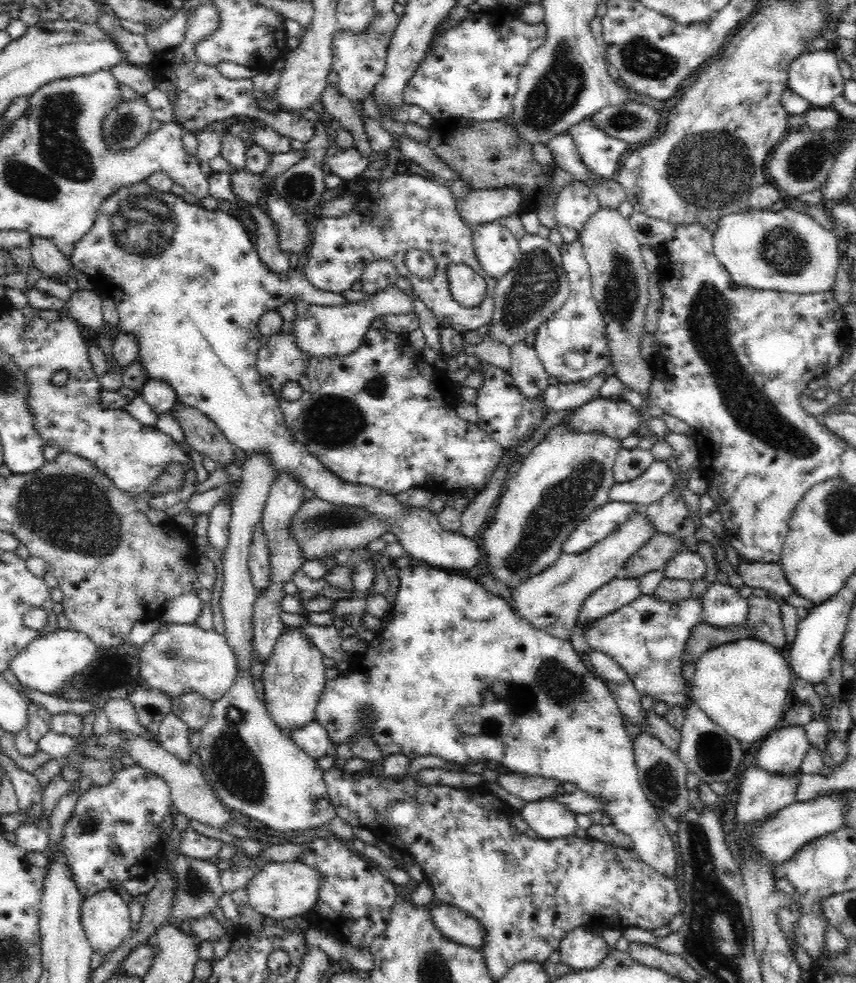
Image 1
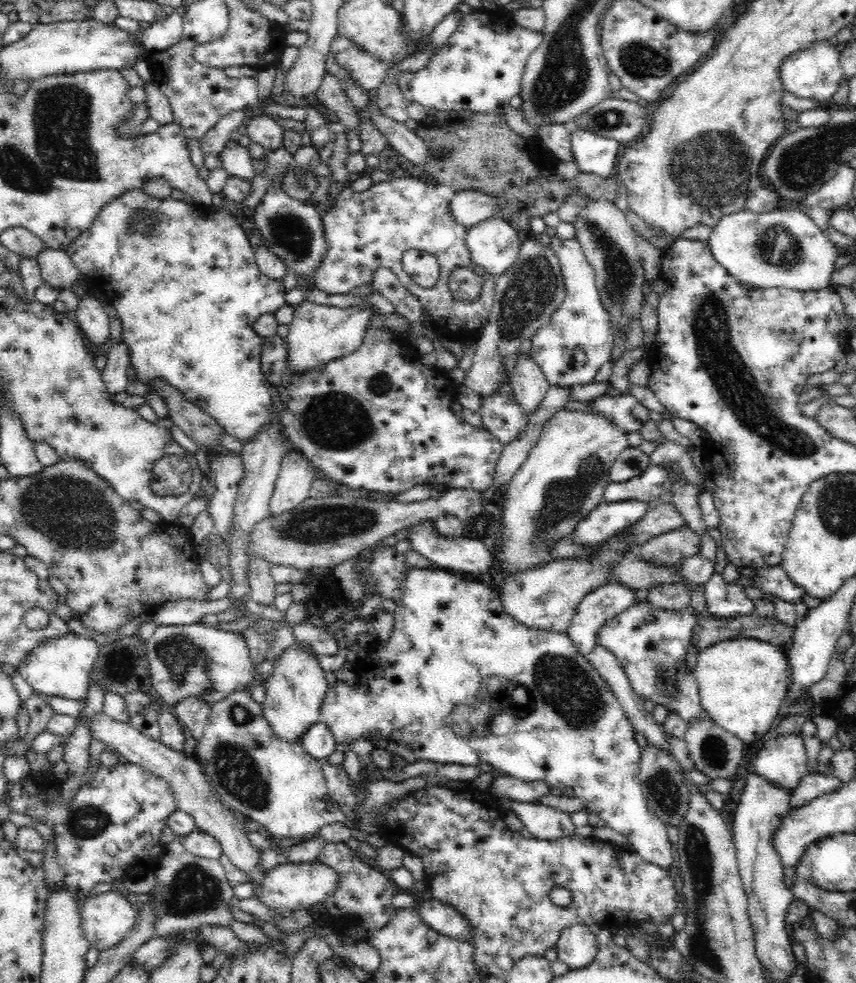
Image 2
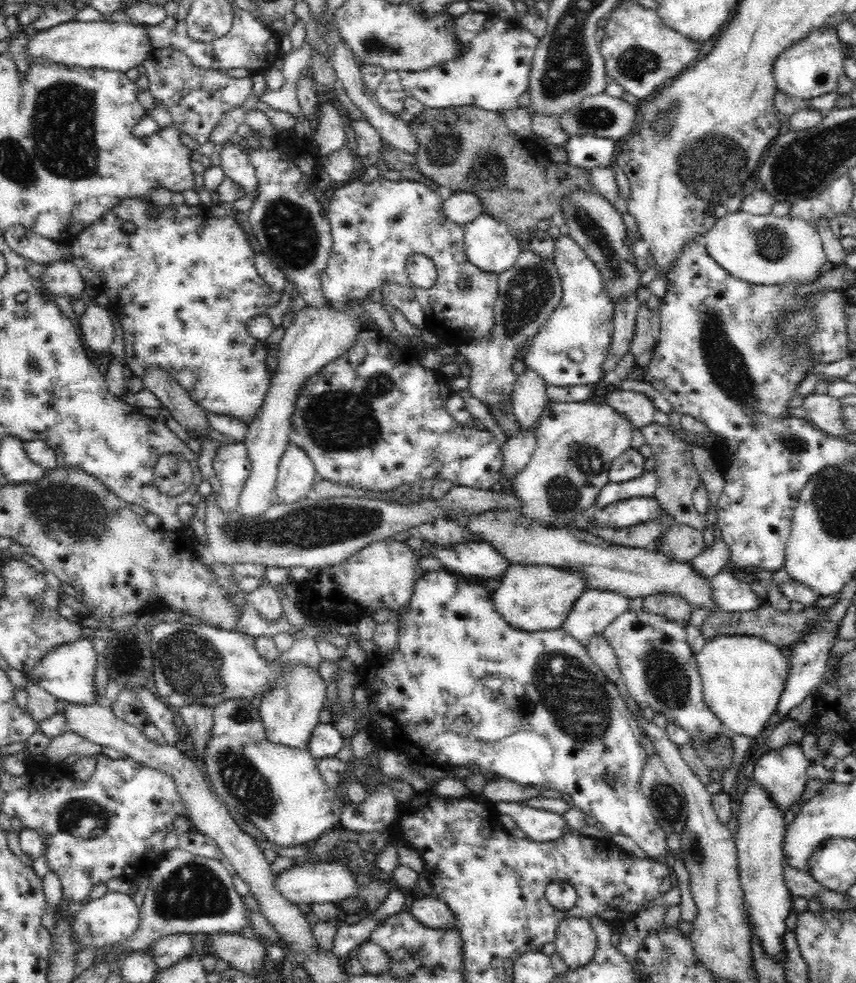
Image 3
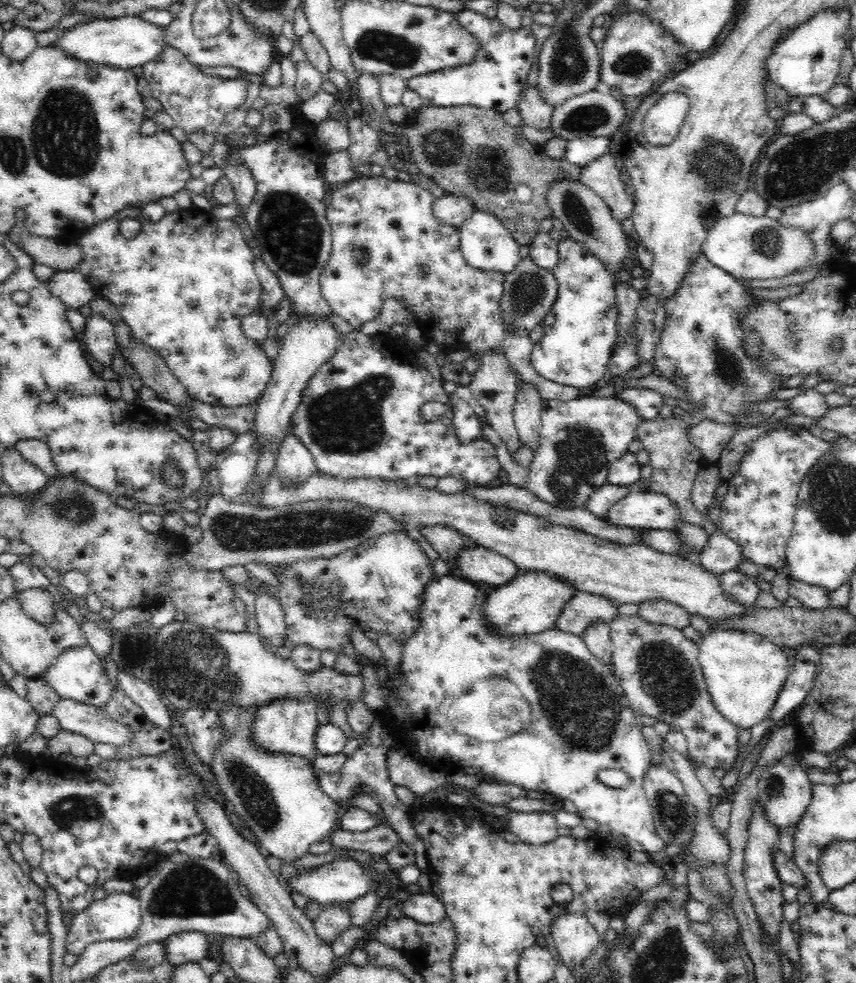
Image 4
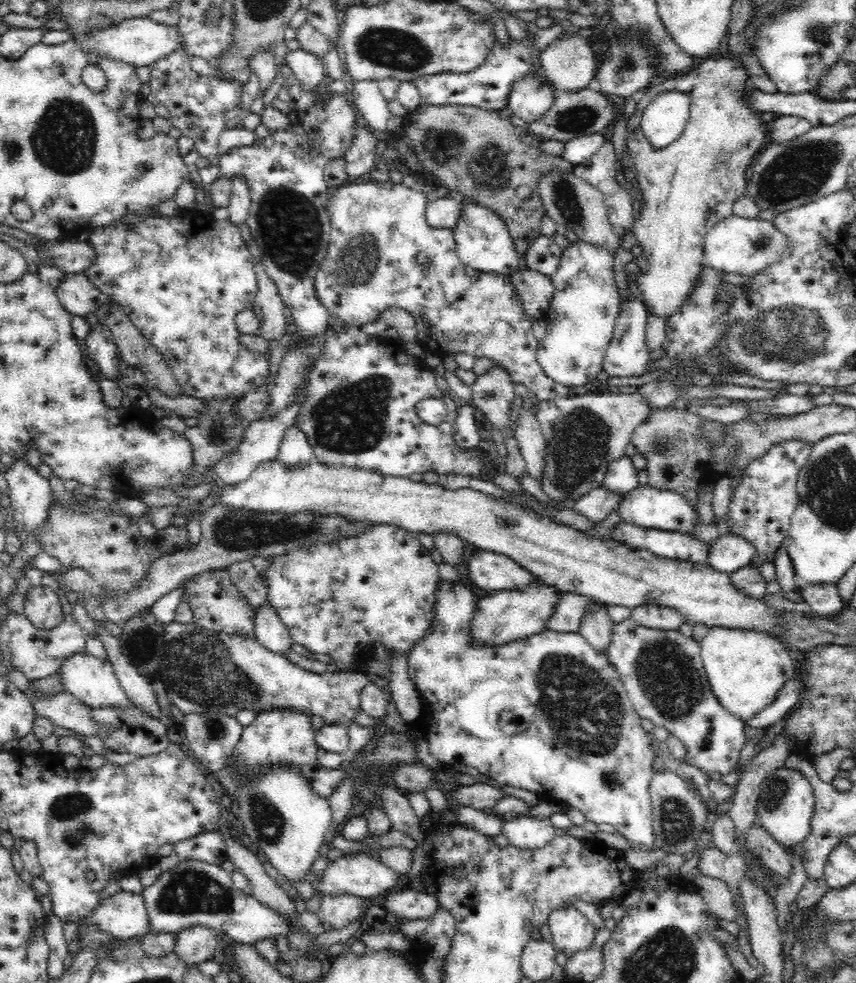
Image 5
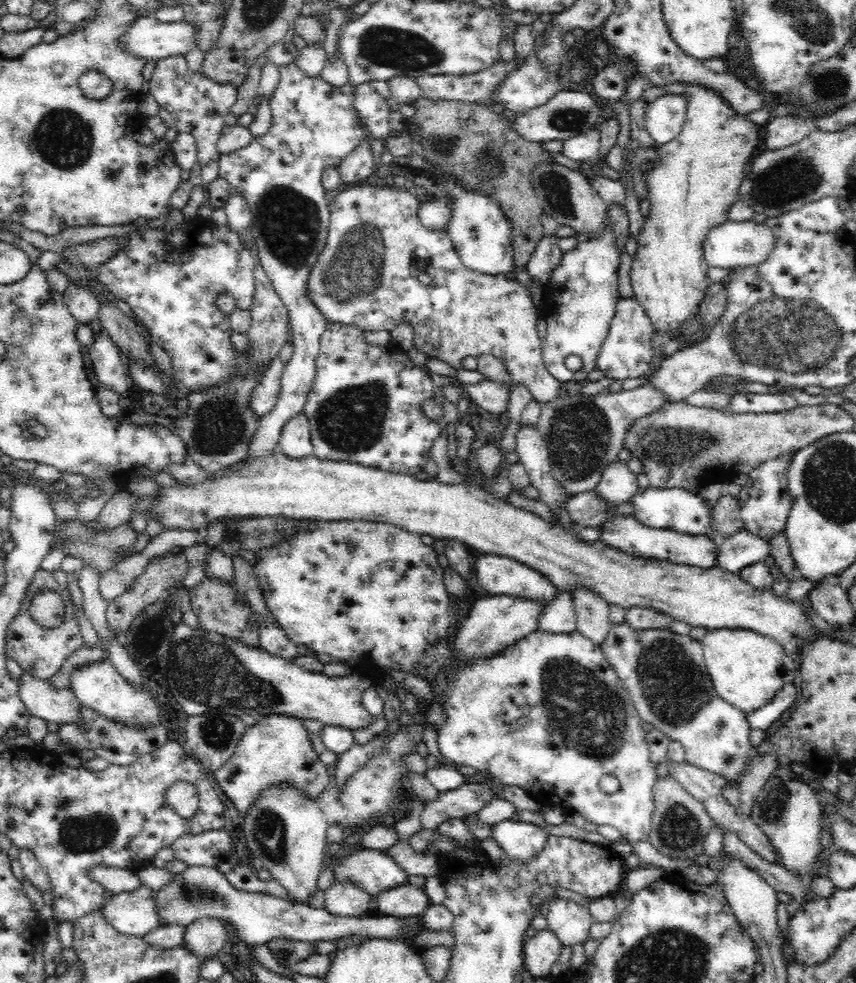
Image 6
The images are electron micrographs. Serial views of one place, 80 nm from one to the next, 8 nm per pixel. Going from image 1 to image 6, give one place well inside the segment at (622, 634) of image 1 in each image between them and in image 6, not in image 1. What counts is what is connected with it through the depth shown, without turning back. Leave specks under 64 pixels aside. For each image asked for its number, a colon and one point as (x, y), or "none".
2: (651, 644)
3: (657, 664)
4: (658, 668)
5: (662, 672)
6: (664, 673)

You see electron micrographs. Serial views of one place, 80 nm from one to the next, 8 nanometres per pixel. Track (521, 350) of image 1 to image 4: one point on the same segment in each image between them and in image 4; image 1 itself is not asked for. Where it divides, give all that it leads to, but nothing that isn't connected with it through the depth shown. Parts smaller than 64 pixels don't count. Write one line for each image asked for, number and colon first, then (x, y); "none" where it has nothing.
2: (529, 383)
3: (528, 399)
4: (527, 409)

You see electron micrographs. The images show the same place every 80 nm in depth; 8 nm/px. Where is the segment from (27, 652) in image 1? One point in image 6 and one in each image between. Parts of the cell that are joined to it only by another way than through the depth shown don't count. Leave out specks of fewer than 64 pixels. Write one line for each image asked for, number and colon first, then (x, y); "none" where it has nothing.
2: (60, 667)
3: (67, 672)
4: (77, 674)
5: (93, 681)
6: (97, 685)

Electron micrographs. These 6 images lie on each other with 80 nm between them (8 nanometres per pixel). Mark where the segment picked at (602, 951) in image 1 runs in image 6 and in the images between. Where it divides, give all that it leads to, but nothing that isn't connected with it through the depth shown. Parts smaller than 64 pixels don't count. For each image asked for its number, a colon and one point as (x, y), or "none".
2: (577, 947)
3: (575, 941)
4: (575, 938)
5: (572, 932)
6: (570, 923)

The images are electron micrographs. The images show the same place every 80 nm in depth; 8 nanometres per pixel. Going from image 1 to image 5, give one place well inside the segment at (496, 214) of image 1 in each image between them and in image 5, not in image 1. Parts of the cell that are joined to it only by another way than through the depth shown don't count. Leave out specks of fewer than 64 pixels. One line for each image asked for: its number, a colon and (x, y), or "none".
2: (468, 207)
3: (462, 207)
4: (450, 209)
5: (444, 212)

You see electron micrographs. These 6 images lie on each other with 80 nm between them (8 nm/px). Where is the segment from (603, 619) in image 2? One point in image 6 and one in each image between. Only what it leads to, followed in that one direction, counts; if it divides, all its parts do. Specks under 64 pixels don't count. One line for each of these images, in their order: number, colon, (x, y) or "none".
3: (595, 610)
4: (584, 610)
5: (567, 617)
6: (560, 617)

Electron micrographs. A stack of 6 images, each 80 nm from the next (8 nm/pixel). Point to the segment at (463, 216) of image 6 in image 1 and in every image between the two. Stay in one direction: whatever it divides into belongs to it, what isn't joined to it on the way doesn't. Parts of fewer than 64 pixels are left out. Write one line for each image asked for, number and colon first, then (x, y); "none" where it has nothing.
1: (496, 249)
2: (493, 243)
3: (489, 244)
4: (486, 244)
5: (483, 242)

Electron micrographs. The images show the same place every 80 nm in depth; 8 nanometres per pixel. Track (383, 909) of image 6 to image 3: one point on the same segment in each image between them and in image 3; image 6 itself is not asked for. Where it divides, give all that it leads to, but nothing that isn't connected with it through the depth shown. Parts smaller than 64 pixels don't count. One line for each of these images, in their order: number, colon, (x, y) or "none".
3: (436, 914)
4: (428, 909)
5: (409, 904)

